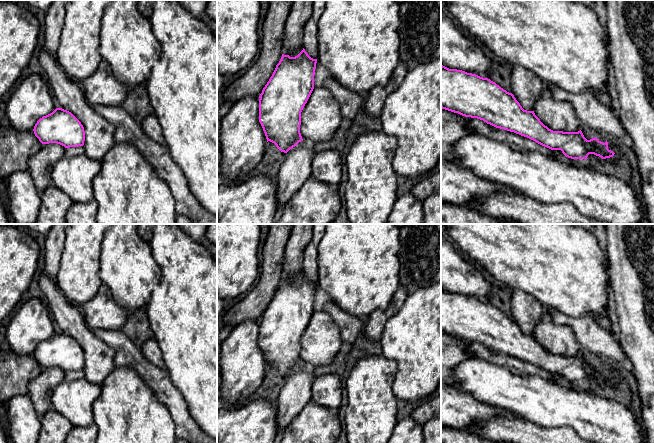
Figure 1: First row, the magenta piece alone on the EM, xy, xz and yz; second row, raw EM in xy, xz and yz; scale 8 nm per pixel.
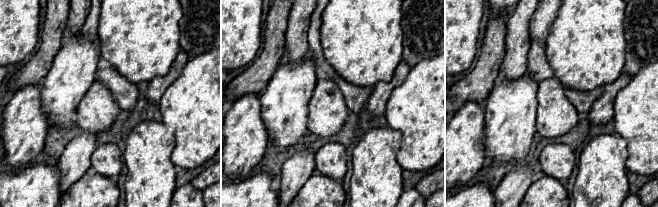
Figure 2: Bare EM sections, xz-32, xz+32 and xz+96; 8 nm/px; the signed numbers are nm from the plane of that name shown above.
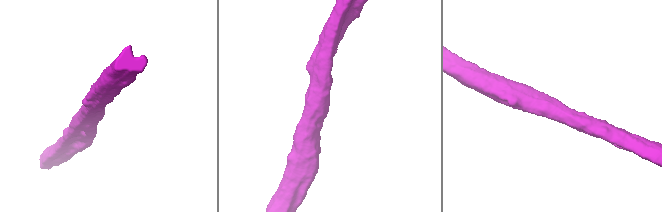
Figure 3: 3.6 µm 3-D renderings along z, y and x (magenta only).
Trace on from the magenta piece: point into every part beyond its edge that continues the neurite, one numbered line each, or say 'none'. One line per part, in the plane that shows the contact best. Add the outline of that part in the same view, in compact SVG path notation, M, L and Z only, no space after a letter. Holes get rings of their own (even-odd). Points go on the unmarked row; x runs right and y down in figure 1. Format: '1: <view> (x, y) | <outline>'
none

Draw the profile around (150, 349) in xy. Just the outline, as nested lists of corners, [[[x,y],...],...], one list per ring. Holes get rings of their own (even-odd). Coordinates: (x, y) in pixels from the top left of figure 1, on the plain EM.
[[[154,337],[147,340],[140,349],[143,353],[144,358],[148,362],[150,362],[152,365],[158,368],[166,369],[166,365],[163,360],[162,352]]]

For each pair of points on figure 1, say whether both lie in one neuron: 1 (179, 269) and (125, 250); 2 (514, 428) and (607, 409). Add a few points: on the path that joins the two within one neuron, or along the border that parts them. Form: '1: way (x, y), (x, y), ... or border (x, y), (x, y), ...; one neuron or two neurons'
1: border (148, 243), (158, 272), (157, 283); two neurons
2: border (514, 415), (542, 426), (559, 428); two neurons

